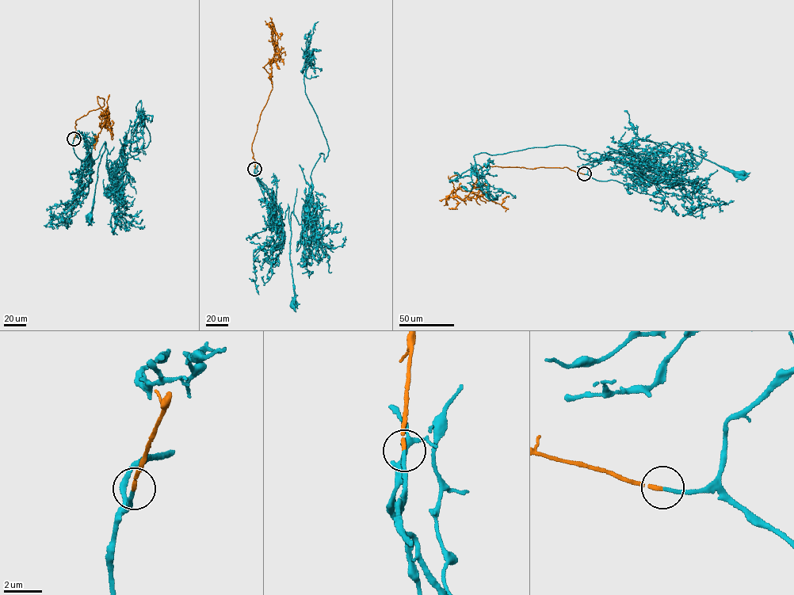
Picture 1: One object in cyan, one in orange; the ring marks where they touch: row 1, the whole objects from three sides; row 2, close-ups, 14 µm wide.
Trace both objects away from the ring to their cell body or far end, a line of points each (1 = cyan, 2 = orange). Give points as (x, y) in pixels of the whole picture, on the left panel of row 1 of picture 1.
1: (74, 139), (85, 139), (88, 154), (94, 160), (105, 143), (98, 166), (90, 218)
2: (74, 139), (75, 120), (104, 105), (104, 98), (97, 96), (109, 124), (104, 112), (108, 97)

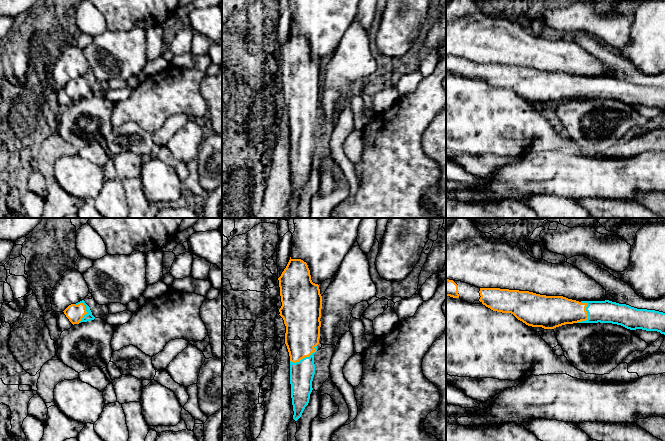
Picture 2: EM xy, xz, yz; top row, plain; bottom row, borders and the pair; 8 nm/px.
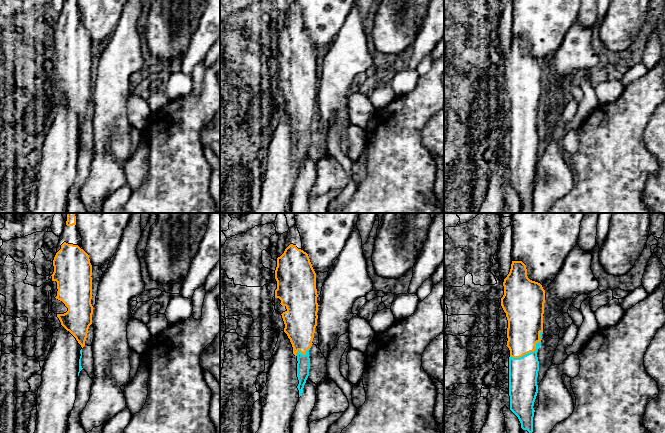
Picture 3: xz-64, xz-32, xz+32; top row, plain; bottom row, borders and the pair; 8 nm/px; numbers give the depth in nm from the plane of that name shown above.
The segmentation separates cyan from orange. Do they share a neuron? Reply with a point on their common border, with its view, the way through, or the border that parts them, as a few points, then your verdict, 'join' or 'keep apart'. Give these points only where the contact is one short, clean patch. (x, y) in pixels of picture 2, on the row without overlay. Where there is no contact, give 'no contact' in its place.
contact yz (588, 91); join

